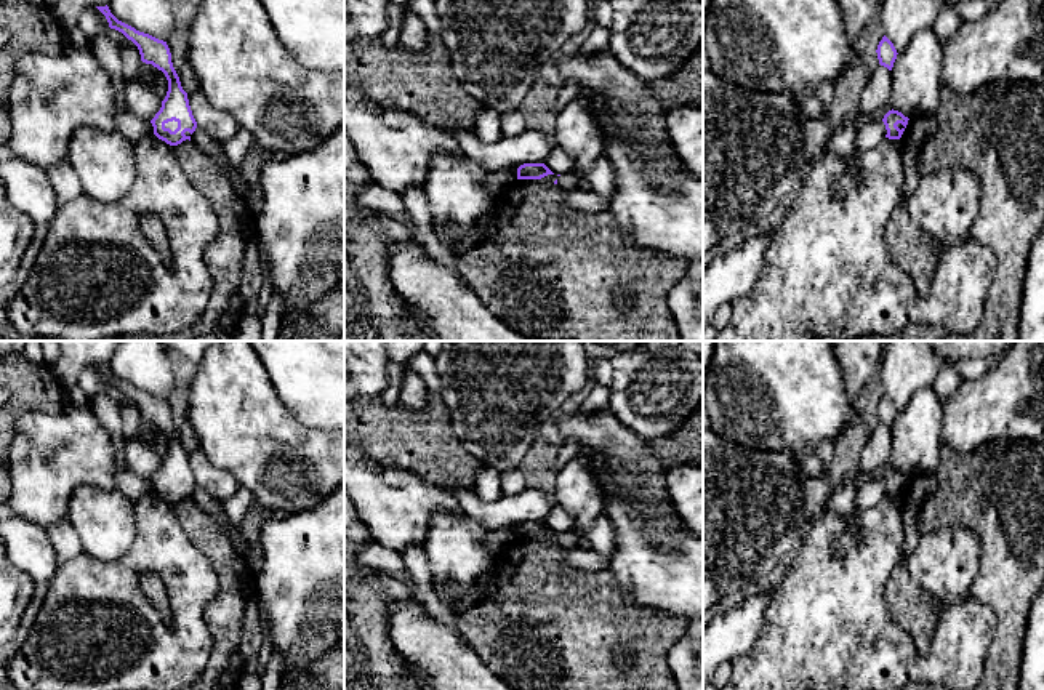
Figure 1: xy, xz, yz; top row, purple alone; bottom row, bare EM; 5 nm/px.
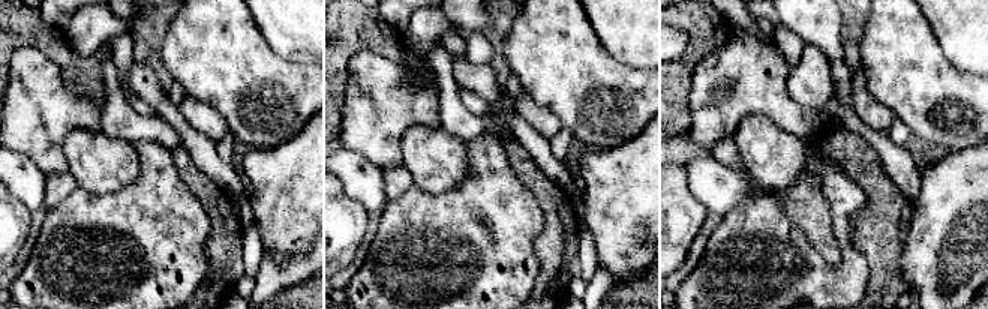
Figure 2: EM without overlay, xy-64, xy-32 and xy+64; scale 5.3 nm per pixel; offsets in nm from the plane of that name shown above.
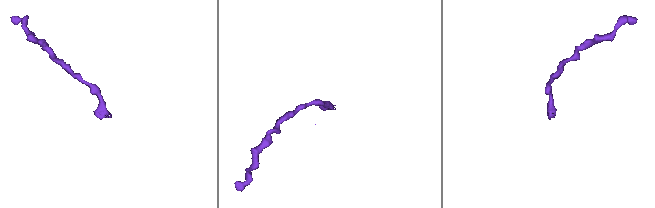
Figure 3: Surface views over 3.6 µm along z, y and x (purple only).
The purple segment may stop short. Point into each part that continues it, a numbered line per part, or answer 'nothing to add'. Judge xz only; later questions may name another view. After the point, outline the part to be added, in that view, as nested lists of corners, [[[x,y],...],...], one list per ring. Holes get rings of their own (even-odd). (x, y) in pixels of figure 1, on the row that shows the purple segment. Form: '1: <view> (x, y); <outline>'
1: xz (567, 181); [[[572,173],[560,175],[560,176],[557,175],[548,175],[548,176],[551,176],[564,191],[588,187],[586,179],[580,179],[573,176]]]

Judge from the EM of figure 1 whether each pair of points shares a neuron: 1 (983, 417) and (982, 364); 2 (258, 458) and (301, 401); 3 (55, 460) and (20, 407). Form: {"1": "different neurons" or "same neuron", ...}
{"1": "different neurons", "2": "different neurons", "3": "different neurons"}

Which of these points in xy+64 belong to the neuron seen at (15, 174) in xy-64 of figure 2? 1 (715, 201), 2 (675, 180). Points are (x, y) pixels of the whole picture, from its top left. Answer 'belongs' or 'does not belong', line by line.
1: belongs
2: does not belong

